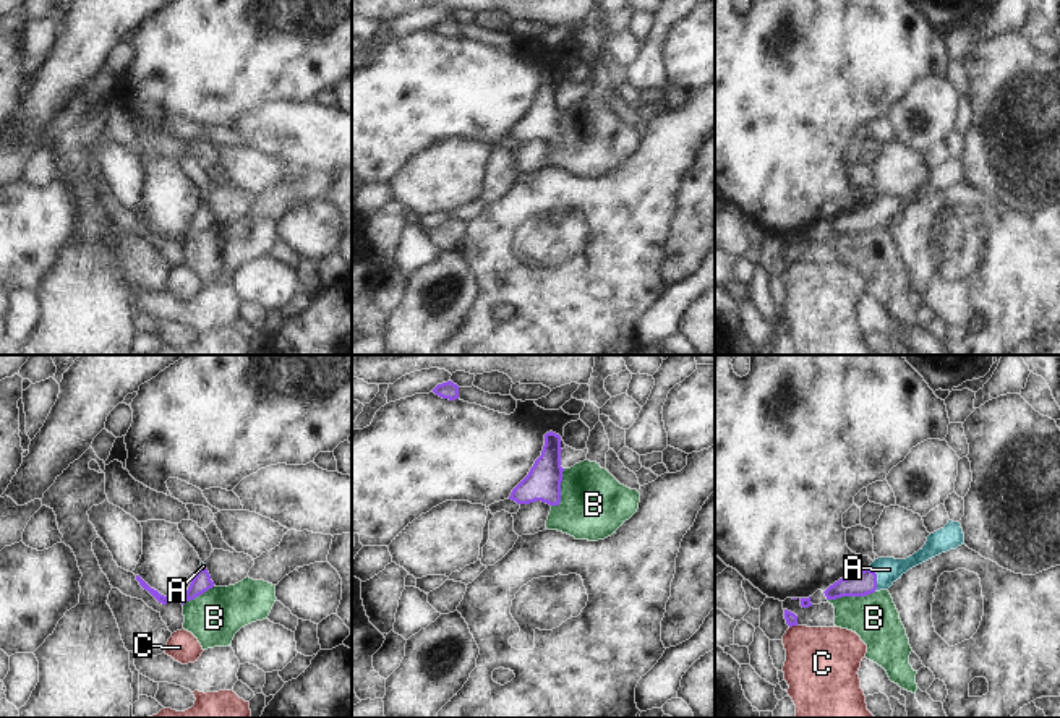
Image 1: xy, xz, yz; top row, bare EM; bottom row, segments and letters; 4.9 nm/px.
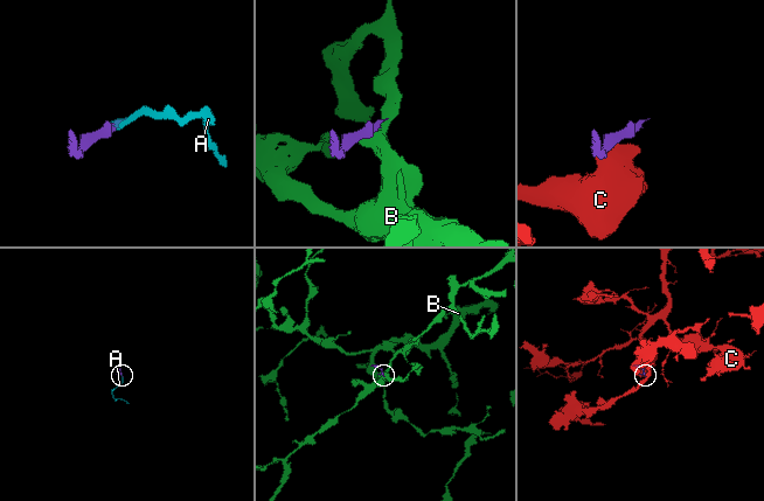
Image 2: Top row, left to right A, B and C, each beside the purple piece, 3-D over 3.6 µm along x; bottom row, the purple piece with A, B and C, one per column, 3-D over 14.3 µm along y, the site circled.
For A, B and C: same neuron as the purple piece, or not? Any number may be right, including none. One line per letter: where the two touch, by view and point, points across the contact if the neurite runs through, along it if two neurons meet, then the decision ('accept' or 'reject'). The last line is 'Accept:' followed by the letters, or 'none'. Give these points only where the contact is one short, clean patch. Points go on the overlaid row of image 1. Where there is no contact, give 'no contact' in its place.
A: meets purple in yz at (876, 577); runs through yz (864, 582), (876, 577), (889, 569); accept
B: meets purple in yz at (851, 595); border along yz (876, 589), (866, 595), (842, 595), (829, 600); reject
C: meets purple in yz at (793, 624); reject
Accept: A

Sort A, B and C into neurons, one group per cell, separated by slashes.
A / B / C

